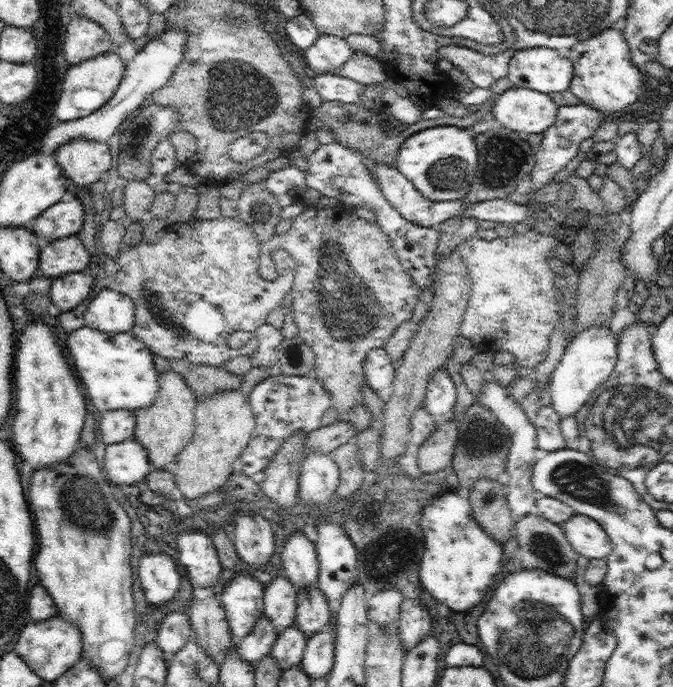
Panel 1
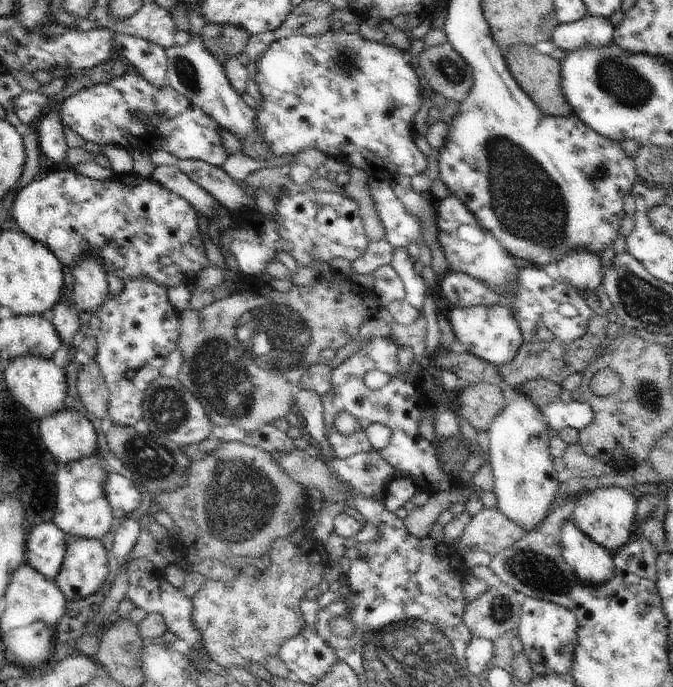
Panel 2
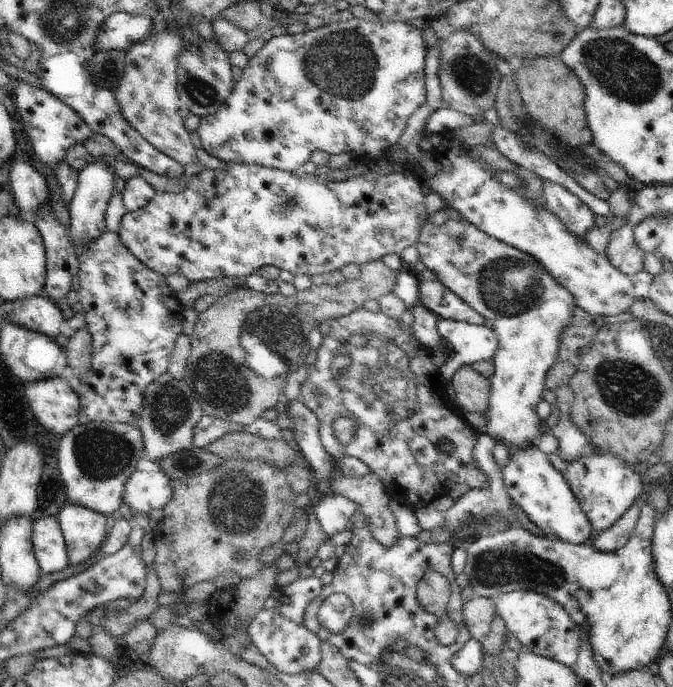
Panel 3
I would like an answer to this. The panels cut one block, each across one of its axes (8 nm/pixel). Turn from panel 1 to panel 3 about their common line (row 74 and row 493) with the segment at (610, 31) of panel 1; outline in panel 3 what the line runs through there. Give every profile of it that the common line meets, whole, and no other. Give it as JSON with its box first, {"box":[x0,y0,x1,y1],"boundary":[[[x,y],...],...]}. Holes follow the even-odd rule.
{"box":[563,455,643,534],"boundary":[[[598,455],[580,457],[571,462],[563,477],[568,481],[576,500],[588,517],[595,534],[608,530],[632,503],[643,498],[643,482],[621,457]]]}

